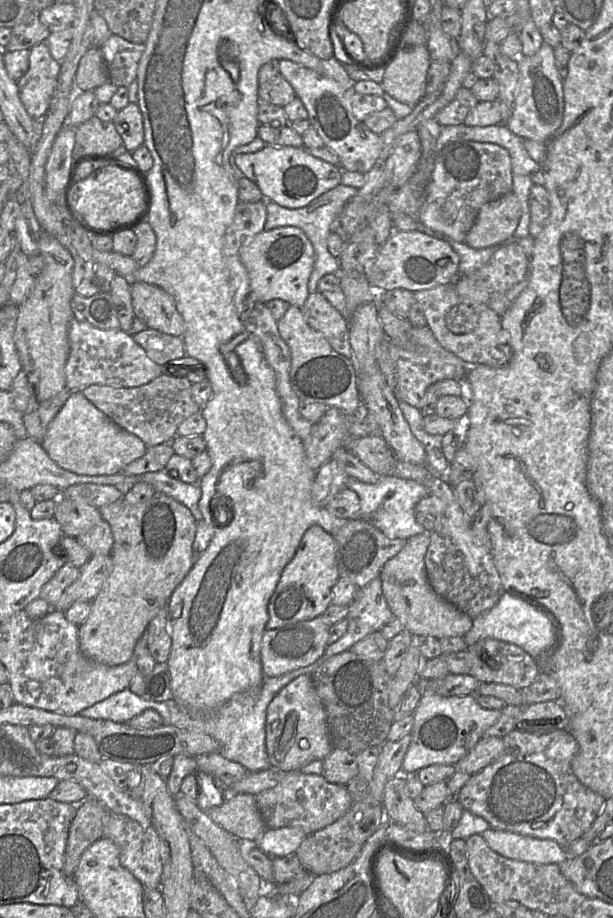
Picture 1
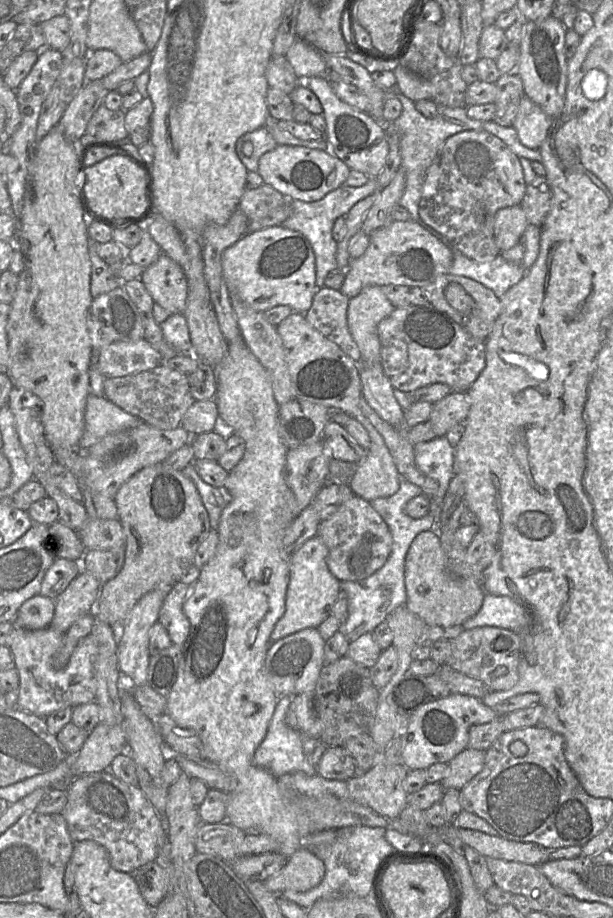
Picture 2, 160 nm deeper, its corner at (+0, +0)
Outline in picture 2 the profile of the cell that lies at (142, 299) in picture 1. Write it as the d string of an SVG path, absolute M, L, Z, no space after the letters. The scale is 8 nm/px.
M161 253L140 277L154 303L171 315L183 313L187 299L187 278L184 270L170 257Z

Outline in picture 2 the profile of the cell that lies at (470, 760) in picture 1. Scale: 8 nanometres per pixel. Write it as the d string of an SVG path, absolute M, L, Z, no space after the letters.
M468 747L457 754L449 762L449 775L441 781L444 790L463 789L483 769L485 756L485 751Z

